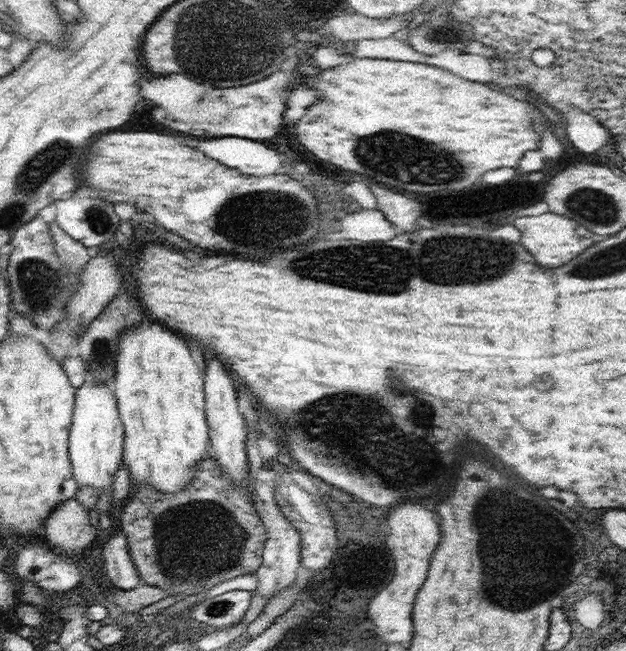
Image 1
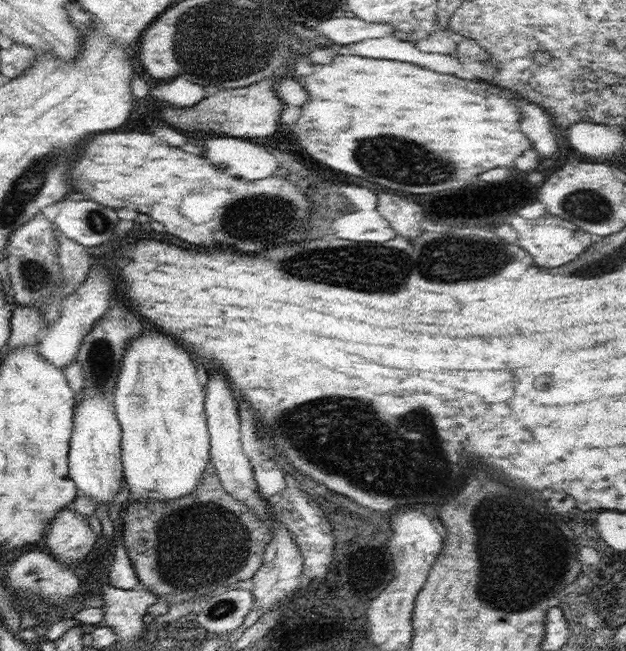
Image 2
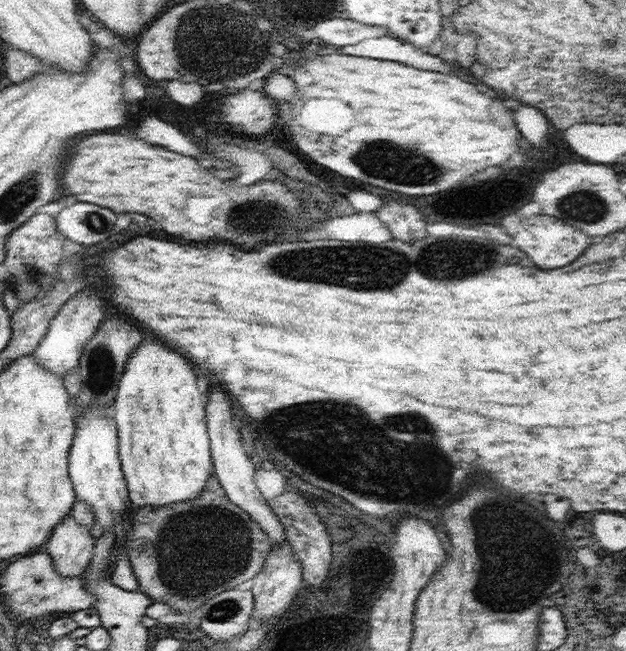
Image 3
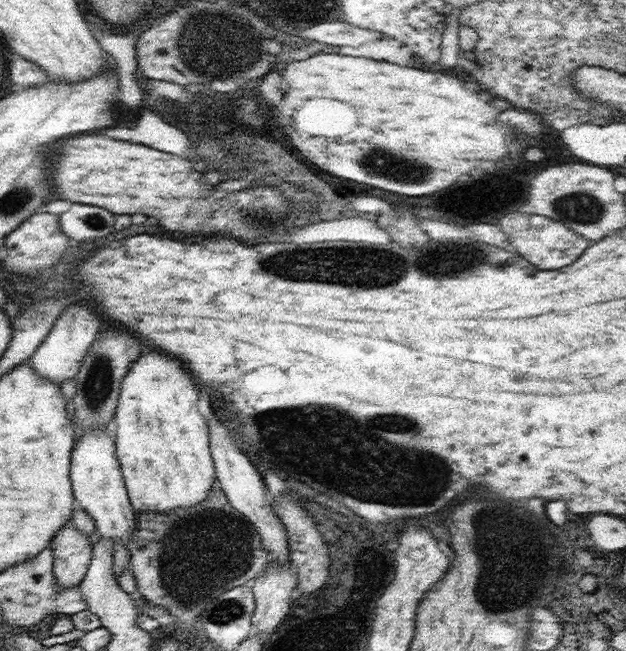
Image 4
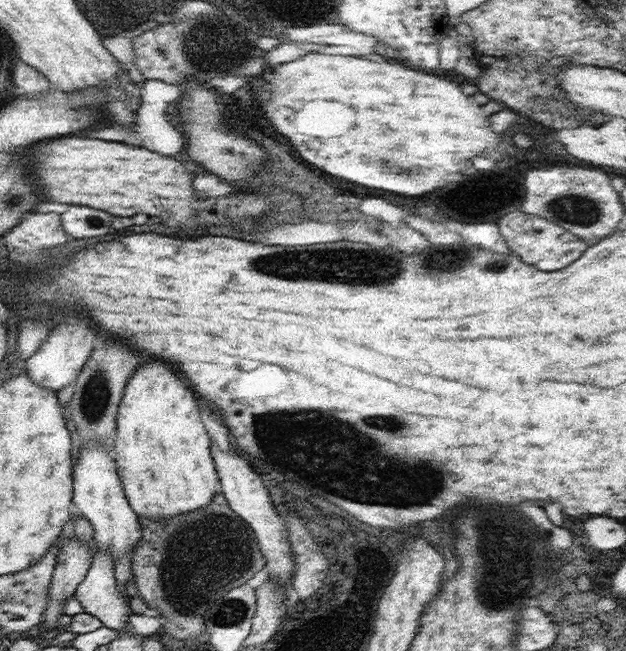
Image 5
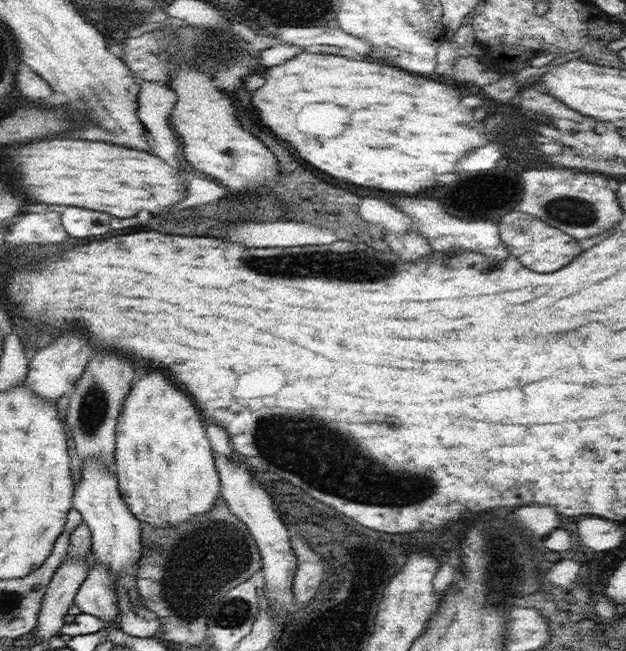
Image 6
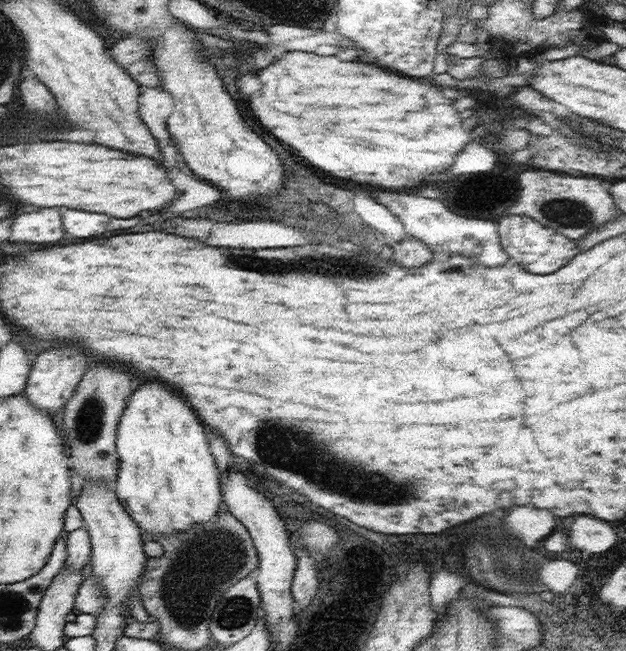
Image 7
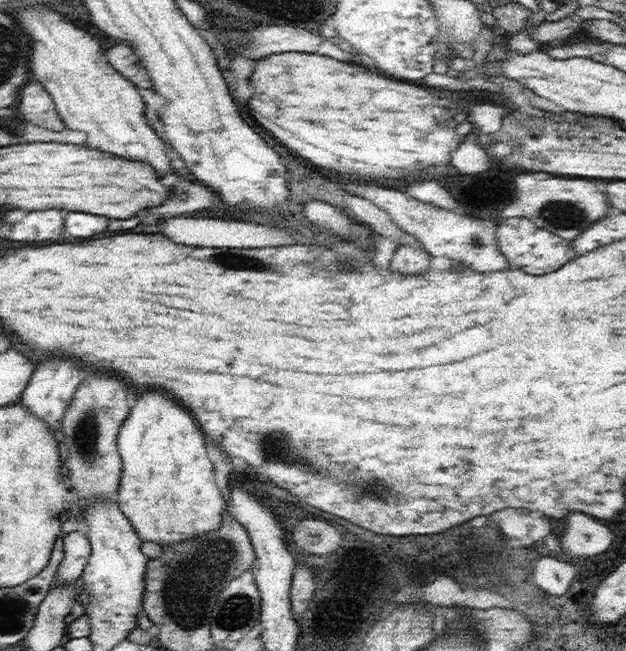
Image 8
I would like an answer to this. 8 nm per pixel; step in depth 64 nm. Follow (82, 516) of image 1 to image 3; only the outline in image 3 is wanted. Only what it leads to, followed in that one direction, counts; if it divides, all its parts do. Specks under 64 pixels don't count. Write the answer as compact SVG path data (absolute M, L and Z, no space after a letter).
M72 514L66 515L44 544L62 577L79 577L89 567L96 539L90 528L80 525Z

